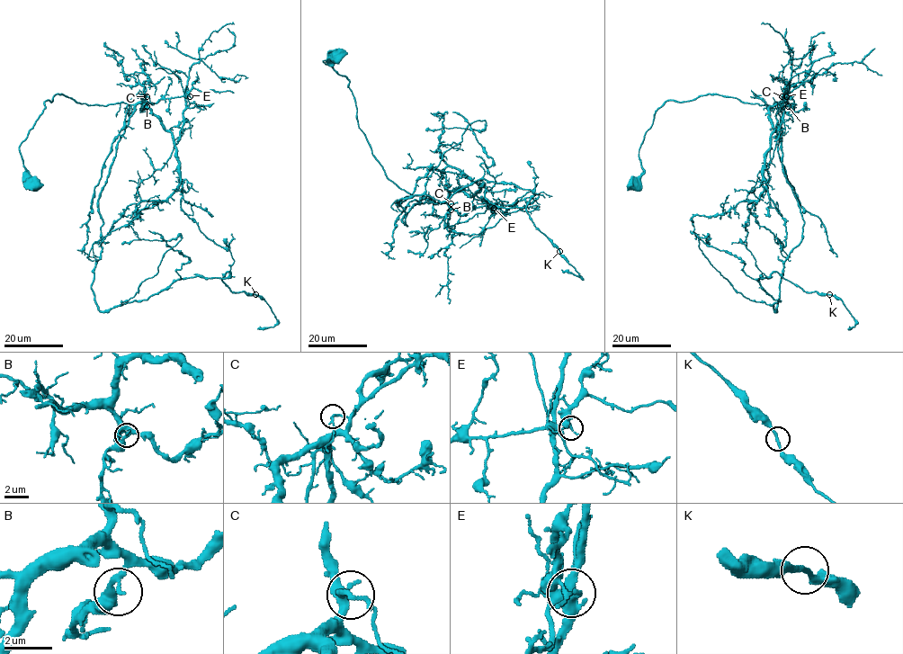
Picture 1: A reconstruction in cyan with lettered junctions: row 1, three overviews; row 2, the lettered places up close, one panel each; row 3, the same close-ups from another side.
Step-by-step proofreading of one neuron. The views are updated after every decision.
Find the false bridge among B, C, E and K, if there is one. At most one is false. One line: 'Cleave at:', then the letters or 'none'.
Cleave at: E

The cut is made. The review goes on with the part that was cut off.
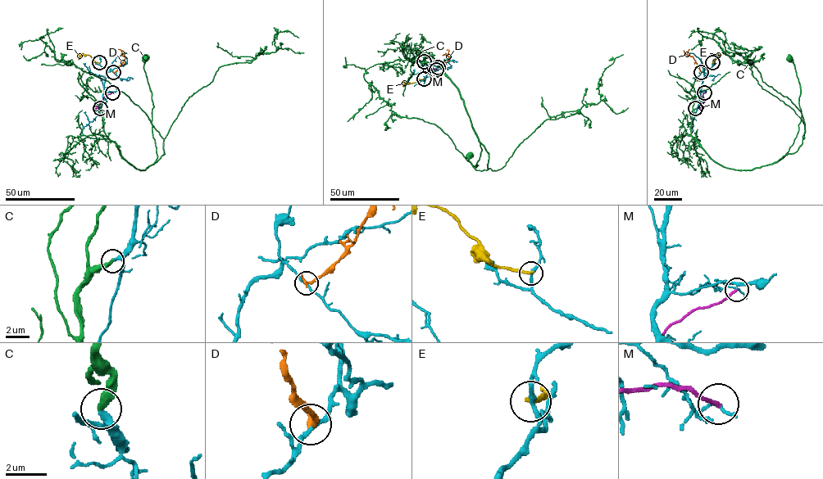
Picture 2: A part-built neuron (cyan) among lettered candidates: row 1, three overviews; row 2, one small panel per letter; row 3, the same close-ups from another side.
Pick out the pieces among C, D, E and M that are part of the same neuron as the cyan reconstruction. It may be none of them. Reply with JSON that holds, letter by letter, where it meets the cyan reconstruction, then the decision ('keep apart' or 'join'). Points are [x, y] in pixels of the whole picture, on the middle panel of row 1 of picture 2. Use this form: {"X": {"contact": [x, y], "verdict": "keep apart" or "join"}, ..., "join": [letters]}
{"C": {"contact": [424, 61], "verdict": "join"}, "D": {"contact": [438, 67], "verdict": "keep apart"}, "E": {"contact": [424, 79], "verdict": "keep apart"}, "M": {"contact": [436, 70], "verdict": "keep apart"}, "join": ["C"]}

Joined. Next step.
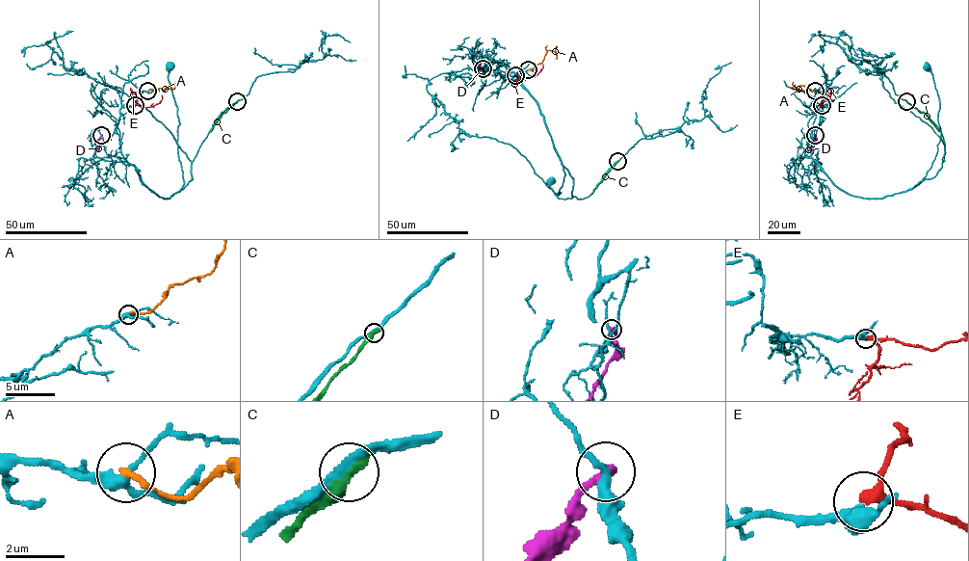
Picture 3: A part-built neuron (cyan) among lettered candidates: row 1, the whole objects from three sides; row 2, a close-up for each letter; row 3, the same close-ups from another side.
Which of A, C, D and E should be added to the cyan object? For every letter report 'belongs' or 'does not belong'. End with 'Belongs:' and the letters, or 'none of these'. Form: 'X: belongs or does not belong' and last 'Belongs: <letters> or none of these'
A: does not belong
C: does not belong
D: does not belong
E: belongs
Belongs: E

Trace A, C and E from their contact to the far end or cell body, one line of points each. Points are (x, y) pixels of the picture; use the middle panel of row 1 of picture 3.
A: (528, 69), (541, 63), (548, 50), (554, 51), (557, 46)
C: (617, 161), (591, 193)
E: (515, 75), (535, 75), (542, 64)

